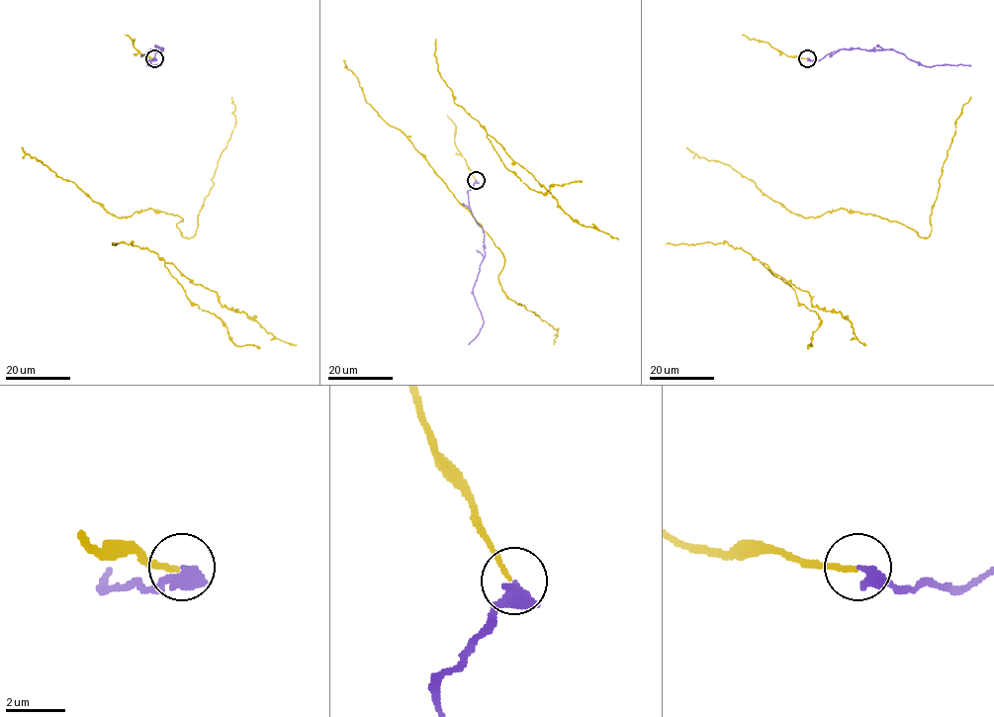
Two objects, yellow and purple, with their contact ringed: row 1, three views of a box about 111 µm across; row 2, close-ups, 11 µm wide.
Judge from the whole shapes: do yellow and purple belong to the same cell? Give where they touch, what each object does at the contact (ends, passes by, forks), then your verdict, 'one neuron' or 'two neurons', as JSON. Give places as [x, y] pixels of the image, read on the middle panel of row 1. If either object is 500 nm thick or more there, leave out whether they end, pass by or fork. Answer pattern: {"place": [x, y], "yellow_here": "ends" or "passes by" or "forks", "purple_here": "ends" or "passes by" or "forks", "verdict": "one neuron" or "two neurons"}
{"place": [476, 180], "yellow_here": "ends", "purple_here": "passes by", "verdict": "one neuron"}

